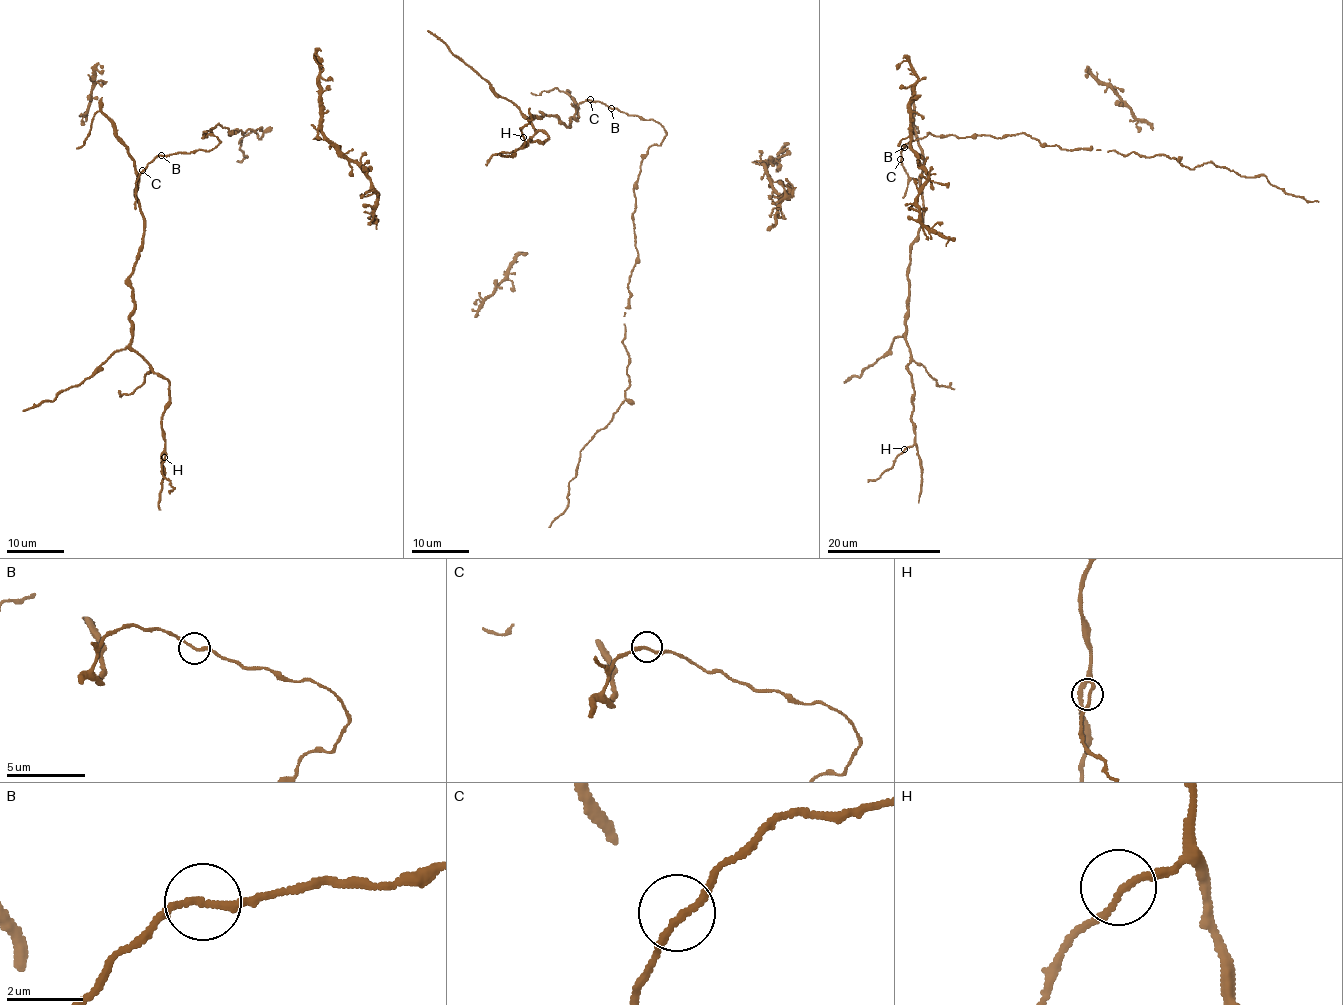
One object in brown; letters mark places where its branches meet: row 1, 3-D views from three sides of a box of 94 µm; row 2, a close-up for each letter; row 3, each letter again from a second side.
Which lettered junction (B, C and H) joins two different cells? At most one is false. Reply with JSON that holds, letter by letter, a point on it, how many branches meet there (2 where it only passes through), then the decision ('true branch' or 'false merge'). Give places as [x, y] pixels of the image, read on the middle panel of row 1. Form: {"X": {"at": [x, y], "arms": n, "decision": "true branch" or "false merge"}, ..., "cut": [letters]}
{"B": {"at": [611, 108], "arms": 2, "decision": "true branch"}, "C": {"at": [590, 99], "arms": 2, "decision": "true branch"}, "H": {"at": [523, 137], "arms": 2, "decision": "true branch"}, "cut": []}

